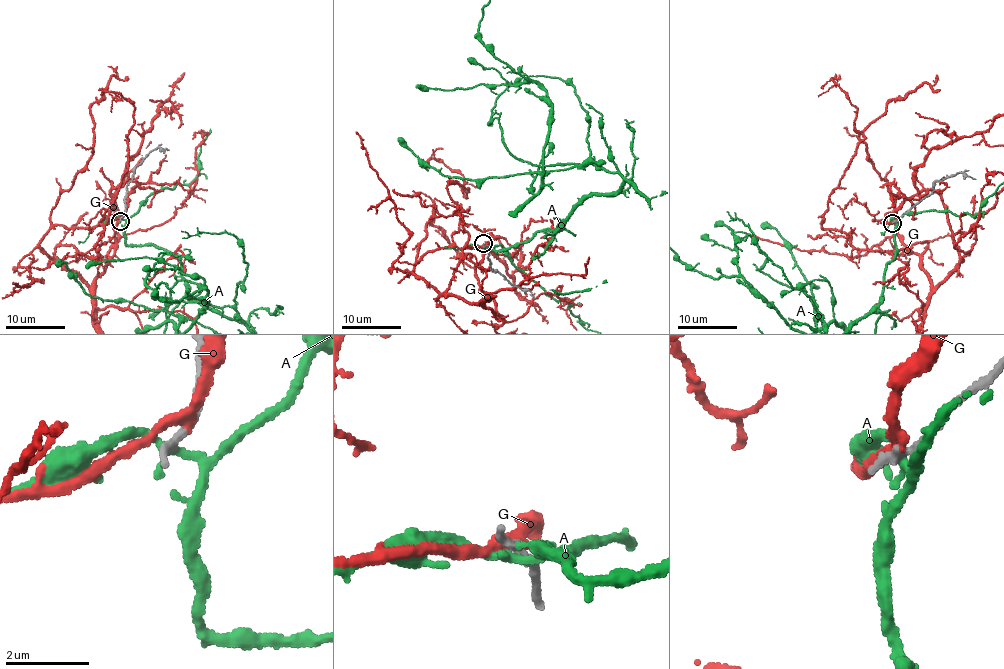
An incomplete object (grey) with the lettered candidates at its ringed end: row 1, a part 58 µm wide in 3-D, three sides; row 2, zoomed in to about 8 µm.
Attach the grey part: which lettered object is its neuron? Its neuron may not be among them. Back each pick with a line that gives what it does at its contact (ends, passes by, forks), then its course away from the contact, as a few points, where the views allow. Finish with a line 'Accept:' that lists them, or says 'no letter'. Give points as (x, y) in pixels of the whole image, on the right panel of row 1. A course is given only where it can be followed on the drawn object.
Accept: no letter

